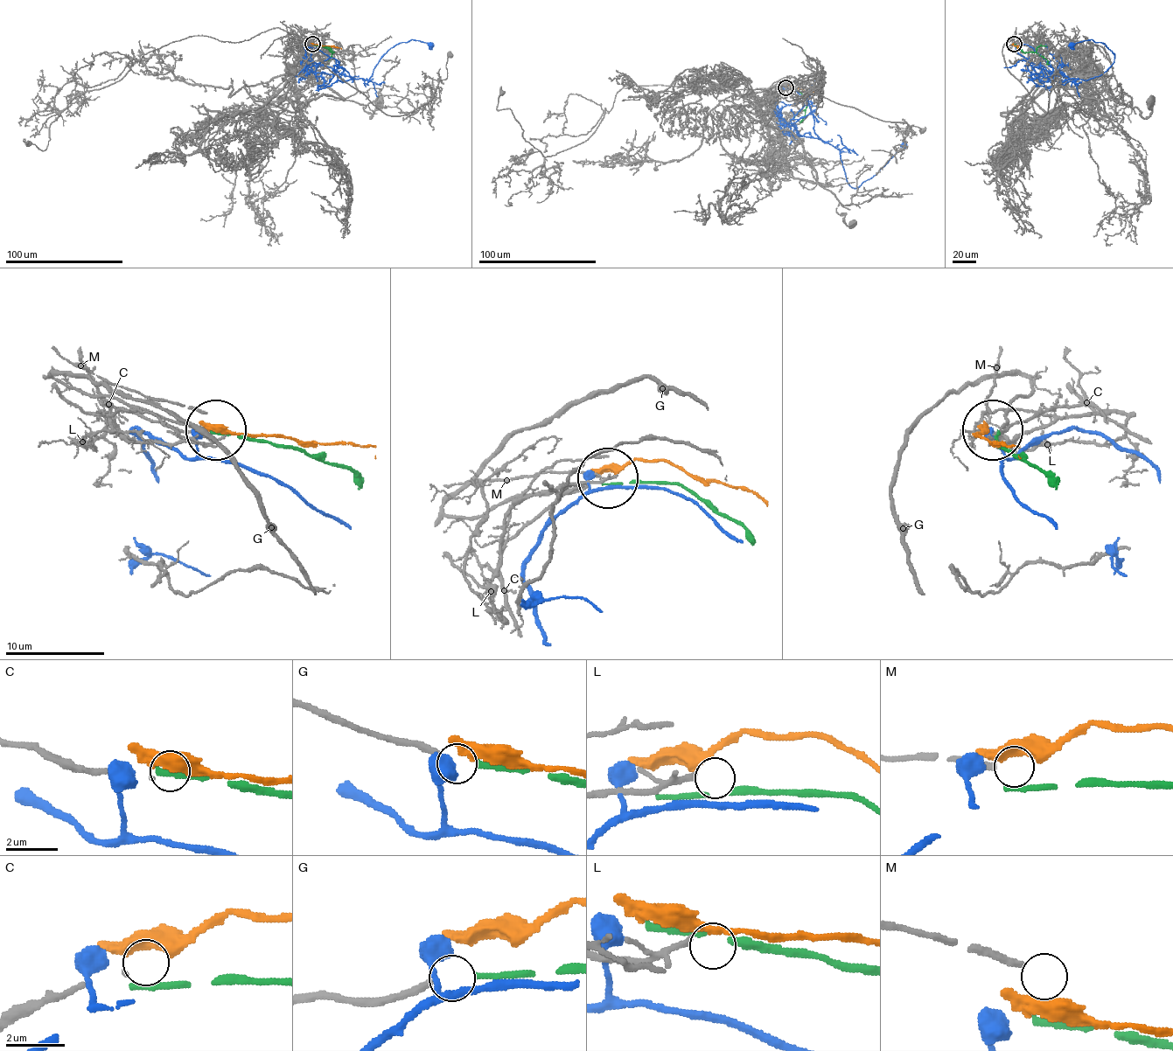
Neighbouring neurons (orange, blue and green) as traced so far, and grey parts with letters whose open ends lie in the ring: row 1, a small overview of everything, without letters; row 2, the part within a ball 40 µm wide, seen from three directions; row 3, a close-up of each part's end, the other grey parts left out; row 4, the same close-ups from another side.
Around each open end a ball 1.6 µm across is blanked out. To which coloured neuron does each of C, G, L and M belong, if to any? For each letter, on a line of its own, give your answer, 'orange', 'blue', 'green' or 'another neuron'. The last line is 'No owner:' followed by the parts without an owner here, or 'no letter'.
C: orange
G: green
L: another neuron
M: another neuron
No owner: L, M

